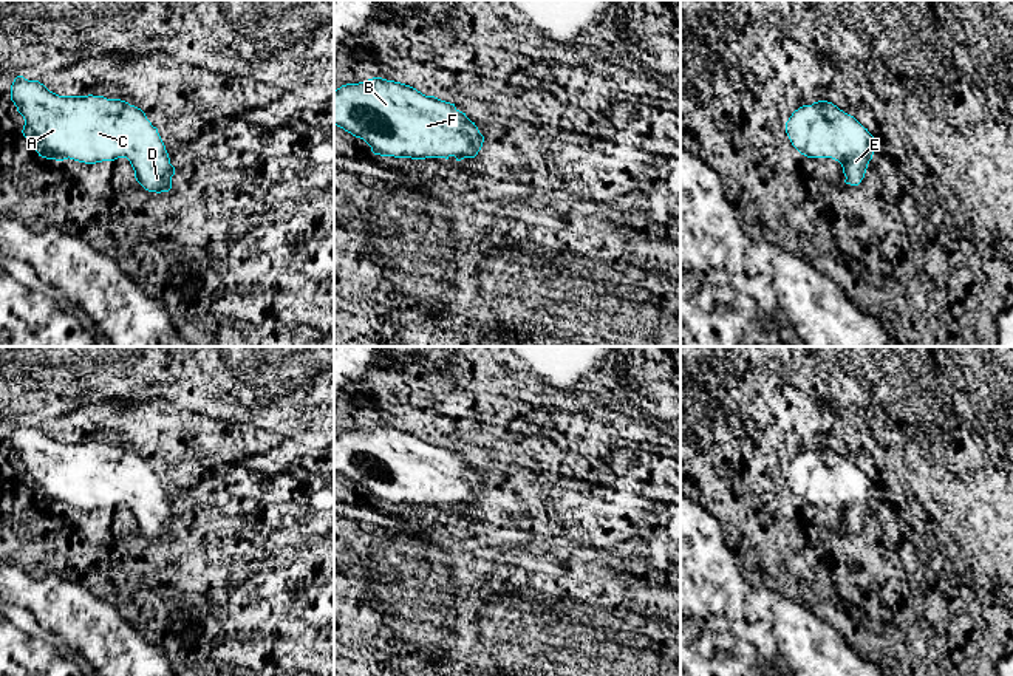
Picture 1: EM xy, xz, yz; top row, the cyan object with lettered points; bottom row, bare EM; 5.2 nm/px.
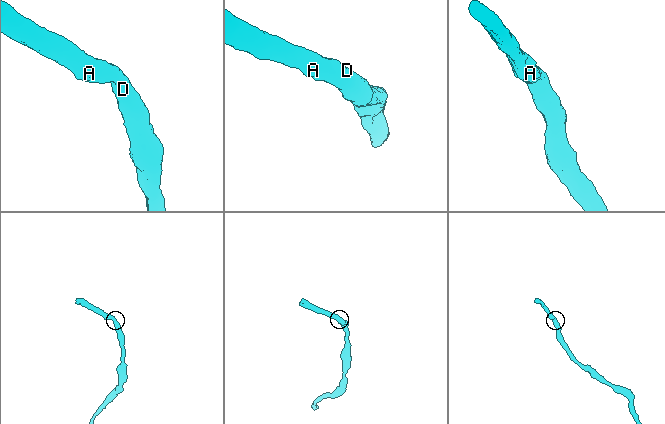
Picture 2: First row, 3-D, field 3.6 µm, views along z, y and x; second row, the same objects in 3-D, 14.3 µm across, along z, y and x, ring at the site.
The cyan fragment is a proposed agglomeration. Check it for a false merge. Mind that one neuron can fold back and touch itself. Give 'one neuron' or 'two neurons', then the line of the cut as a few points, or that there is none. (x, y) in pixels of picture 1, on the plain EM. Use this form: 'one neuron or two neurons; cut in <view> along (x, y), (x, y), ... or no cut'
one neuron; no cut

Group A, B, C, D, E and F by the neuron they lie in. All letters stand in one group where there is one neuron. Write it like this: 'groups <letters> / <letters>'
groups A B C D E F

